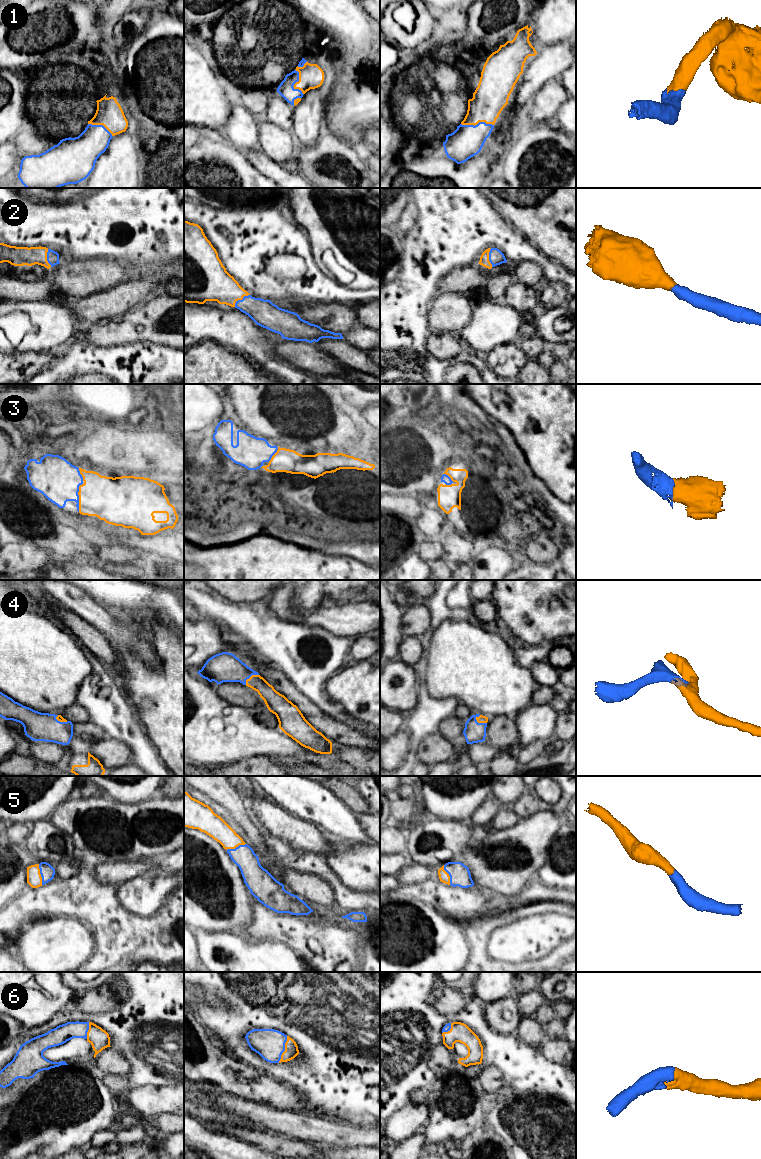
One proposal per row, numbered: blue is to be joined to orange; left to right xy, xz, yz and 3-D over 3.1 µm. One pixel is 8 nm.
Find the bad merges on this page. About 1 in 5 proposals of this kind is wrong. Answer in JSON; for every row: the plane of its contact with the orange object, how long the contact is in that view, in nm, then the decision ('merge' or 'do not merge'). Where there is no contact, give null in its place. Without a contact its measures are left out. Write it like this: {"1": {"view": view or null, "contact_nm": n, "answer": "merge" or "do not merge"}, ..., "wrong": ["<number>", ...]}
{"1": {"view": "yz", "contact_nm": 260, "answer": "merge"}, "2": {"view": "xz", "contact_nm": 160, "answer": "merge"}, "3": {"view": "xy", "contact_nm": 240, "answer": "merge"}, "4": {"view": "yz", "contact_nm": 110, "answer": "merge"}, "5": {"view": "xy", "contact_nm": 170, "answer": "merge"}, "6": {"view": "xz", "contact_nm": 220, "answer": "merge"}, "wrong": []}

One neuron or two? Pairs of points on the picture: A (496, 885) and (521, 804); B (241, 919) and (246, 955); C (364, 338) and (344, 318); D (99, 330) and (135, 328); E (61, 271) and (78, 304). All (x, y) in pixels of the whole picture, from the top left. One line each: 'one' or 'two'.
A: two
B: two
C: two
D: one
E: two

